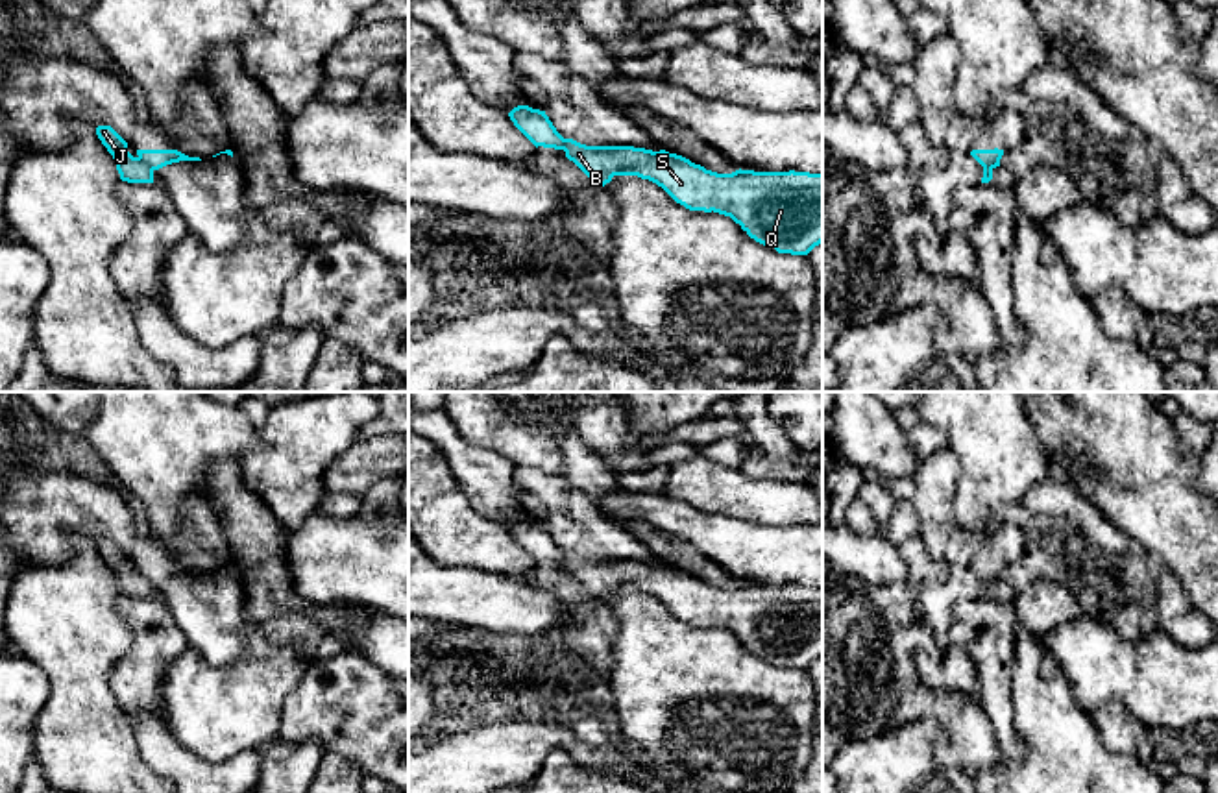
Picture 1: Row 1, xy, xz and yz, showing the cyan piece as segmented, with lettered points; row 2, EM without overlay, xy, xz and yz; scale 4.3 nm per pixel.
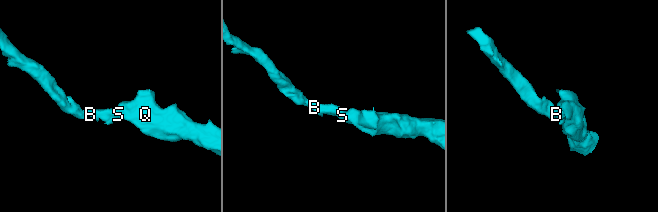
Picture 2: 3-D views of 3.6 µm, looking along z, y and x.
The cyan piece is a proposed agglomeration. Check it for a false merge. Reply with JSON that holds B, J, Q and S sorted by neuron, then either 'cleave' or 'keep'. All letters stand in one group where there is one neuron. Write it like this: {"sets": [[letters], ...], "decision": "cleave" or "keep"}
{"sets": [["B", "Q", "S"], ["J"]], "decision": "cleave"}

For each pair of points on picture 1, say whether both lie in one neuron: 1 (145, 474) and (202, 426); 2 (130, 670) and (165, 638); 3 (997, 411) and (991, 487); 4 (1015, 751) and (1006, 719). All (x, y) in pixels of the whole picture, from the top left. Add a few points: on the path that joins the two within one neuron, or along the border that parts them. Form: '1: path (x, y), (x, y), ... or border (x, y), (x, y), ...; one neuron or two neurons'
1: path (159, 459), (187, 431); one neuron
2: path (139, 664), (156, 647); one neuron
3: path (995, 429), (995, 468); one neuron
4: path (1010, 744), (1006, 727); one neuron

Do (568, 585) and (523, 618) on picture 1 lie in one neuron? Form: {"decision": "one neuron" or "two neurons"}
{"decision": "two neurons"}

